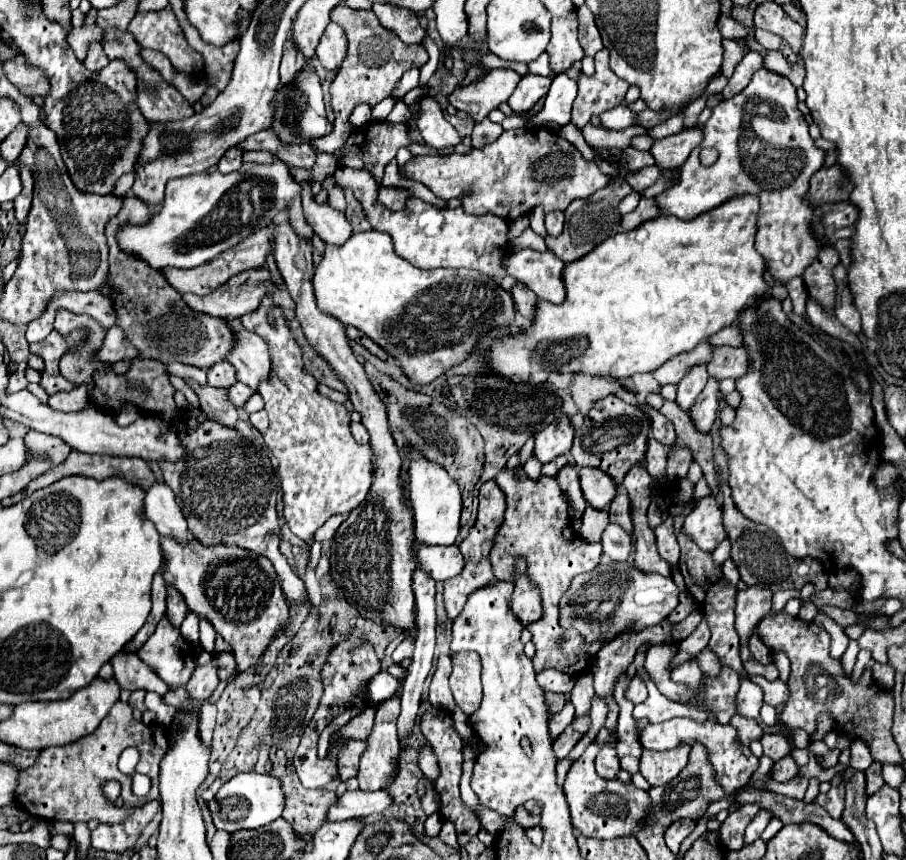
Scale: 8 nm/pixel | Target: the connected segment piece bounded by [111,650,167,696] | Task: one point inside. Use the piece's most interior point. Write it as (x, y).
(131, 673)

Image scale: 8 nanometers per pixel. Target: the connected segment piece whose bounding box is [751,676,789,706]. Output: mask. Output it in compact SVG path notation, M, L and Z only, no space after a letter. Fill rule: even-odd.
M751 676L753 682L757 682L763 692L765 692L765 704L771 704L771 706L781 706L789 700L789 686L783 682L783 680L765 680L763 676Z

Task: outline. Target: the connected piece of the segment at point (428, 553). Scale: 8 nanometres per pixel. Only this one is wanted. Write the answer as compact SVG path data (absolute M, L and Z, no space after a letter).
M417 544L415 550L415 562L417 568L423 570L427 576L431 576L435 582L453 578L461 572L463 558L457 546L429 546L429 544Z

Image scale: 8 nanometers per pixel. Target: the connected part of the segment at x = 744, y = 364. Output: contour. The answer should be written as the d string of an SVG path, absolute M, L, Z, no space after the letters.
M719 346L713 348L713 362L709 362L707 372L715 378L741 378L749 370L751 360L745 346L733 348L733 346Z

